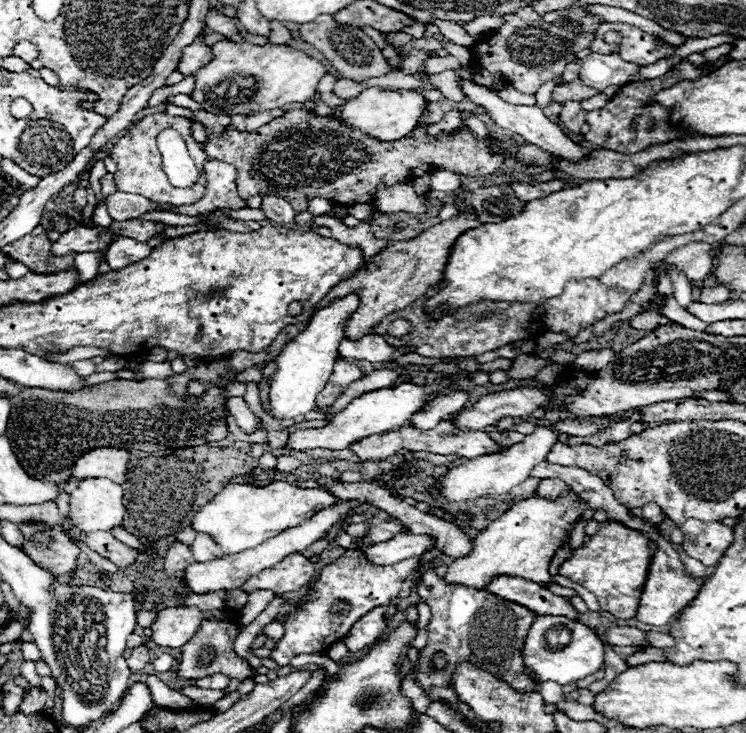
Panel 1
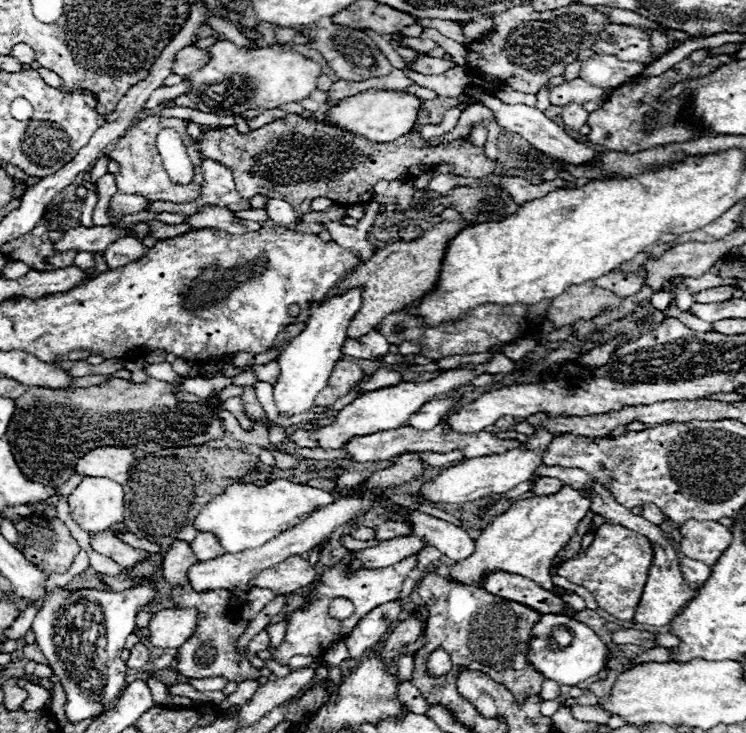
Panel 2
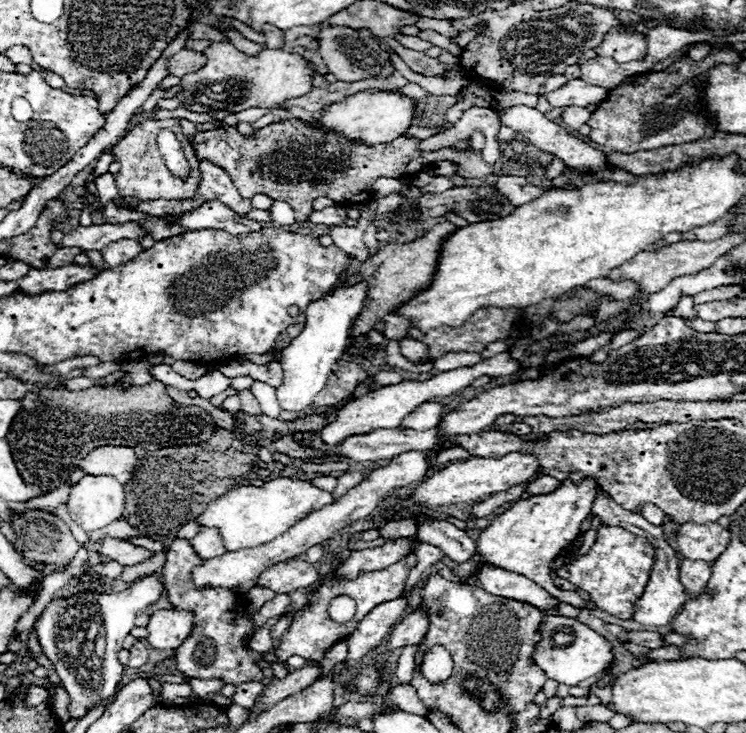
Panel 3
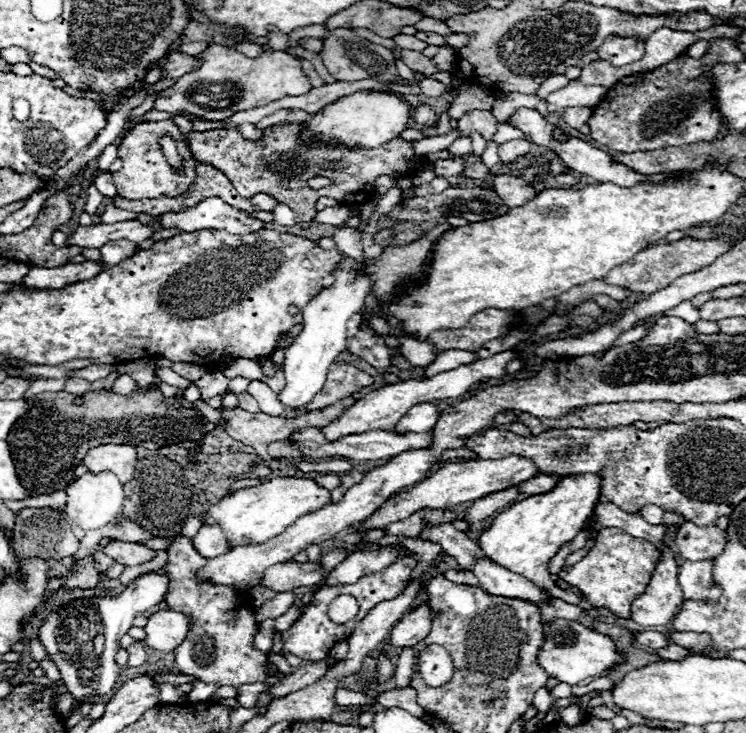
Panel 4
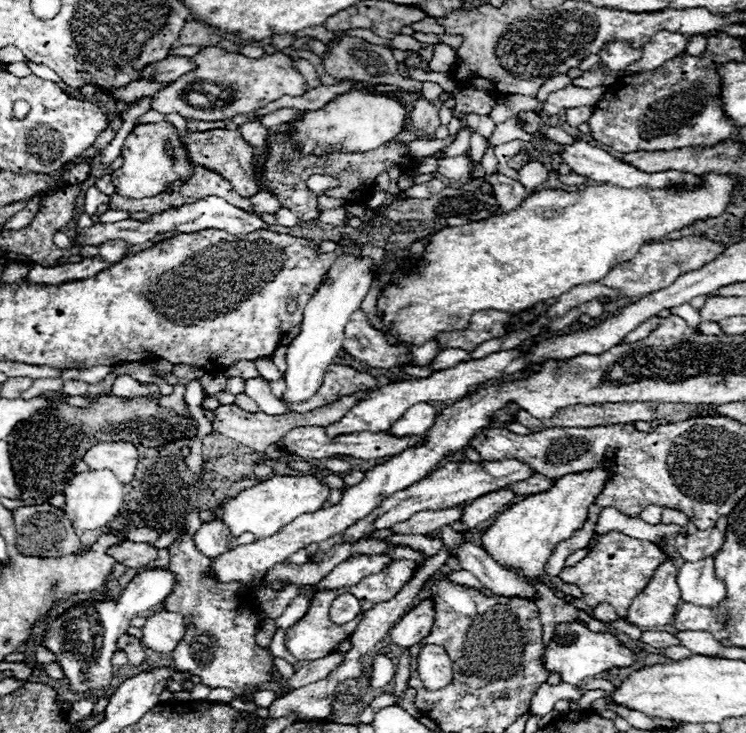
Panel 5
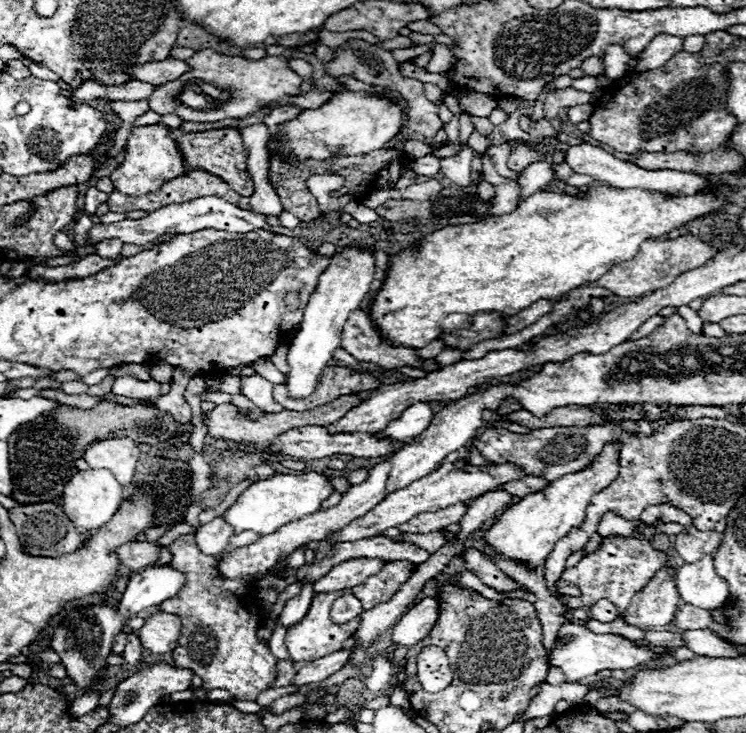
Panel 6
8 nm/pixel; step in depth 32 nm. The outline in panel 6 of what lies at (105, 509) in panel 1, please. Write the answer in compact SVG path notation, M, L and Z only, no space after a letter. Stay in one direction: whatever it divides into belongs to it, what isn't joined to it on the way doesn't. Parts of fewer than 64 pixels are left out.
M86 470L86 472L74 474L72 480L64 486L62 508L64 508L66 516L76 524L76 528L94 530L94 528L100 528L102 524L106 524L116 514L122 498L124 498L122 486L118 484L118 480L114 478L112 472L108 472L108 470Z

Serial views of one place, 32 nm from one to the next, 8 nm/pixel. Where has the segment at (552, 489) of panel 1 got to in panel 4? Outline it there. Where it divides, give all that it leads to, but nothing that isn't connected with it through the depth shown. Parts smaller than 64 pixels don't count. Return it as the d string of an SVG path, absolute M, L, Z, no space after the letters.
M536 474L532 480L526 480L524 484L518 484L516 488L520 490L520 494L542 494L542 492L548 492L550 488L556 486L556 478L550 478L550 476L542 476L542 474Z

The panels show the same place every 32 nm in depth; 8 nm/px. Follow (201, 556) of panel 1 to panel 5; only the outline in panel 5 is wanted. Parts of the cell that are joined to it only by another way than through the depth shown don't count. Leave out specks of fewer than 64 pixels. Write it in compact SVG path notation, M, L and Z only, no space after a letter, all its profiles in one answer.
M222 520L206 522L194 534L196 548L200 548L200 552L208 558L216 558L216 556L224 554L228 550L228 538L230 538L230 532L228 532L228 528L224 528Z

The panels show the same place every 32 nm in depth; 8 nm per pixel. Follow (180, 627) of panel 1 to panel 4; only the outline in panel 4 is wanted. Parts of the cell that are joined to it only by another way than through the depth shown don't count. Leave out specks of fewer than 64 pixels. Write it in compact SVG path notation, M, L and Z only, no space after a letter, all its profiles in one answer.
M160 610L152 614L148 618L148 624L144 626L144 632L146 632L144 644L152 650L172 652L186 638L188 626L190 626L188 618L182 612Z

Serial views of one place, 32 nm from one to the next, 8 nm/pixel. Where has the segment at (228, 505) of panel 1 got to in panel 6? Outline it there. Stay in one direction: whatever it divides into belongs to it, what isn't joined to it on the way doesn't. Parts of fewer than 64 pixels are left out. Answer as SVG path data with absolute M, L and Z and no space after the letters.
M302 472L302 474L276 474L266 480L258 480L250 484L232 508L224 514L224 520L234 526L234 532L254 530L260 536L276 532L280 526L300 520L308 514L314 514L320 508L320 502L326 500L334 492L328 476L322 472Z

